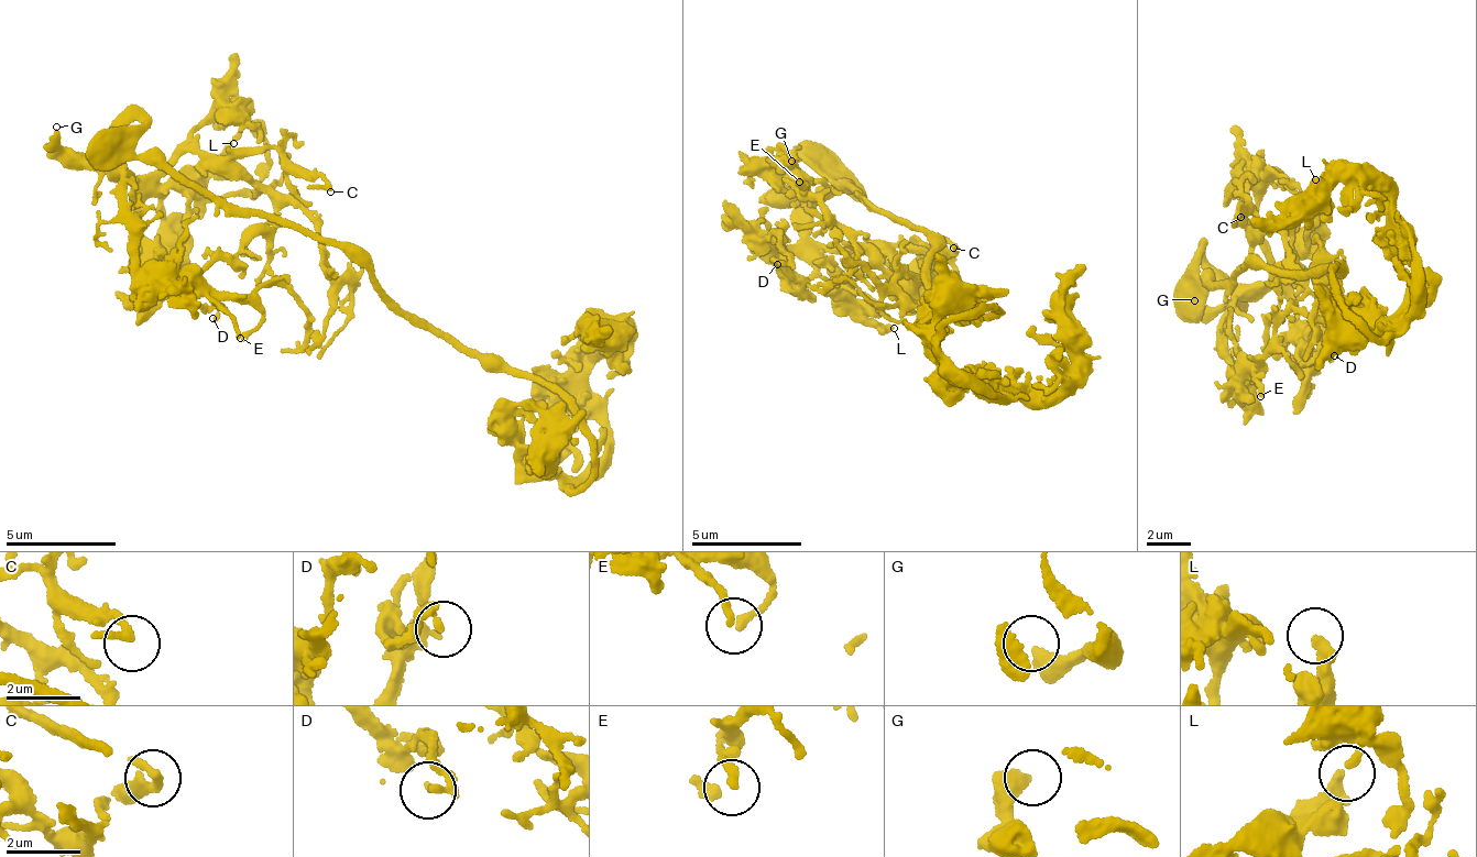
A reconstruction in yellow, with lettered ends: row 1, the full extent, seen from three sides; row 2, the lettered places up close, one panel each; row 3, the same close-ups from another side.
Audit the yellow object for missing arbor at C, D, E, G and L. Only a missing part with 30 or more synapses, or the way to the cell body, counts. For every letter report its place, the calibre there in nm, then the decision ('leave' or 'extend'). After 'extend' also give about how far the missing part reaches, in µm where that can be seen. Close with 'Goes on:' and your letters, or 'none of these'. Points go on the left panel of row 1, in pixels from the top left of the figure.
C: (330, 191) | 240 nm | leave
D: (212, 318) | 240 nm | leave
E: (240, 338) | 180 nm | leave
G: (56, 127) | 340 nm | extend | 100 µm
L: (233, 143) | 360 nm | leave
Goes on: G

